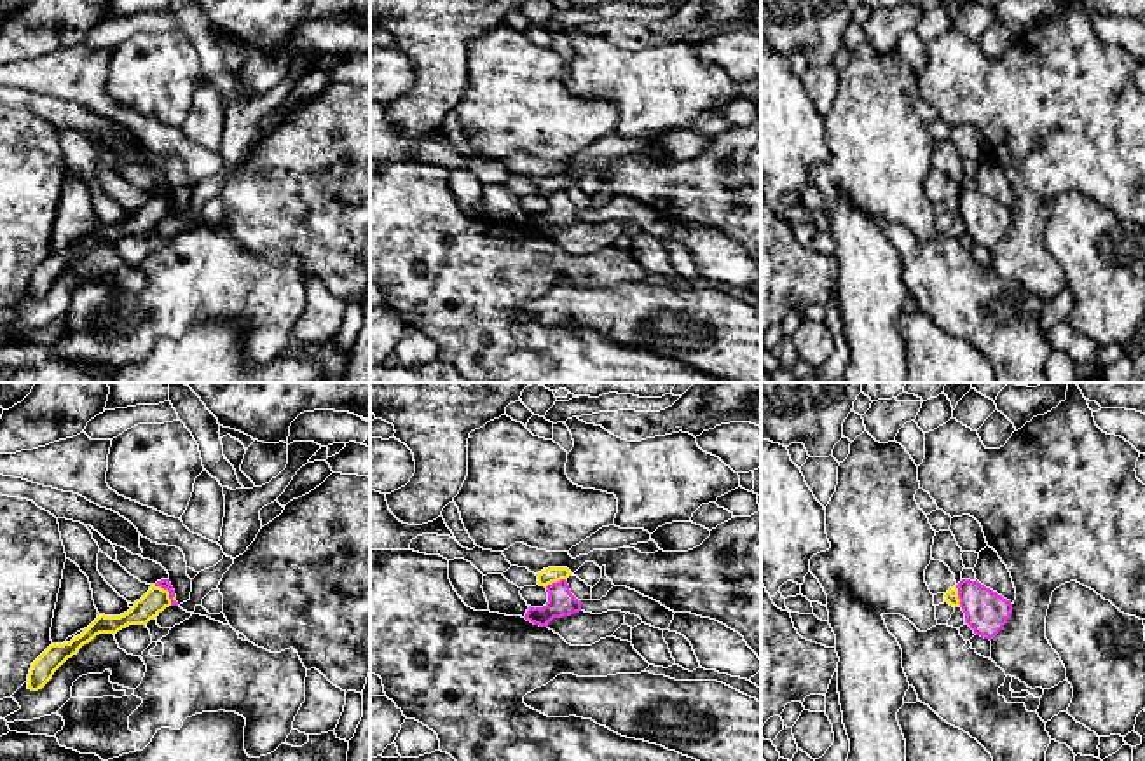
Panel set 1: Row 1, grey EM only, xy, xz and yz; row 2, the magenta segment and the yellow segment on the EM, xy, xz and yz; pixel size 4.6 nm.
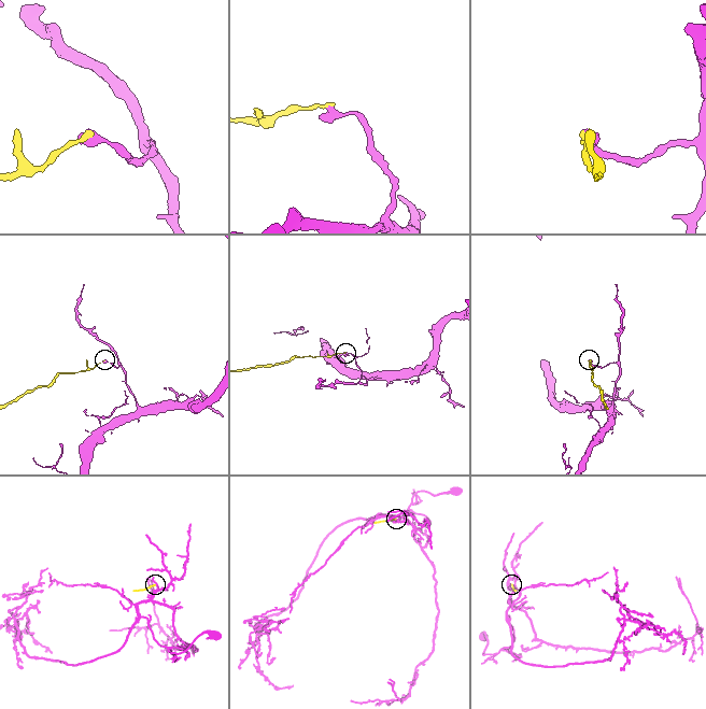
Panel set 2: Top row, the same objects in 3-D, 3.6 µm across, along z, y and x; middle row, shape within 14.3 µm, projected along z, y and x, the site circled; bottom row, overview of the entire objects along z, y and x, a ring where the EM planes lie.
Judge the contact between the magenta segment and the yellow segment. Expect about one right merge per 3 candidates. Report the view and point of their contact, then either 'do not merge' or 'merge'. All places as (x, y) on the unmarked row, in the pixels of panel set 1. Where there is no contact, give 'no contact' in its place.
contact xy (166, 198); do not merge

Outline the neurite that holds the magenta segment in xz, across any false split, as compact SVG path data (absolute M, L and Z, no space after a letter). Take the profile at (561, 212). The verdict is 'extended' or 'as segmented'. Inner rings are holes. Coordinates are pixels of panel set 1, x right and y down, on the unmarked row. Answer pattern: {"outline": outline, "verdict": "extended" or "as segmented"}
{"outline": "M566 189L548 194L546 201L548 211L543 216L529 215L524 225L527 230L548 236L553 227L564 227L581 220L581 209L571 202Z", "verdict": "as segmented"}

